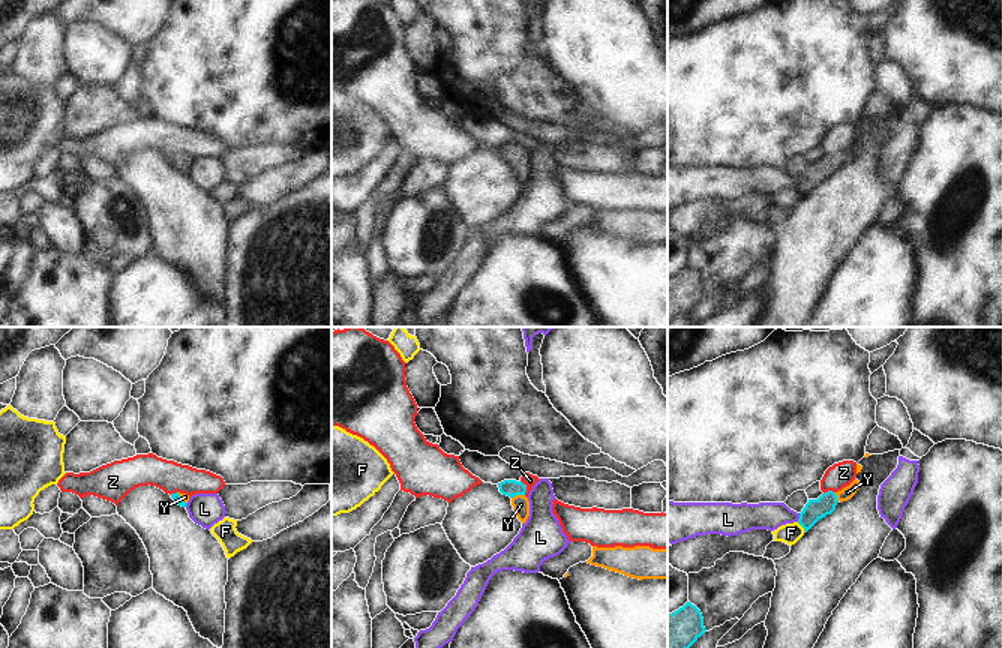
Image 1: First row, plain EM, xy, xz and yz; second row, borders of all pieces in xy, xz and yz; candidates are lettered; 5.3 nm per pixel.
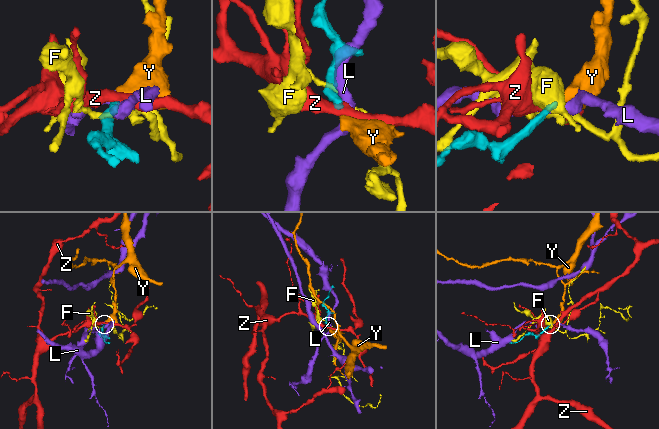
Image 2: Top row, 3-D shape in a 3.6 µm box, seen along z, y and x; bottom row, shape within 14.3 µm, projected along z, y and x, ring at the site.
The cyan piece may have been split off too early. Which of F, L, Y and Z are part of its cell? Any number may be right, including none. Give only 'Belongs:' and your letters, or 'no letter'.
Belongs: Y.

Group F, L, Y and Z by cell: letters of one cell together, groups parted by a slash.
F / L / Y / Z

